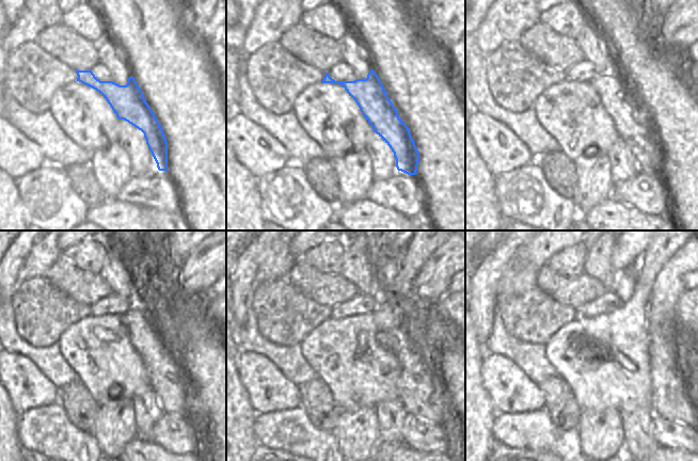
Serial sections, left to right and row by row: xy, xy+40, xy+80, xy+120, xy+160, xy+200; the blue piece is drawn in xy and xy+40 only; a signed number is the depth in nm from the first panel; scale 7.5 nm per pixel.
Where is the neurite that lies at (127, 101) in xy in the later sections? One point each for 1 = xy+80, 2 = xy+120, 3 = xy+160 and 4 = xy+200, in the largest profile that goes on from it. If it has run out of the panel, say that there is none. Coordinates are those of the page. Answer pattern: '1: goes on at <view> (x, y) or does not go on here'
1: goes on at xy+80 (634, 126)
2: goes on at xy+120 (163, 362)
3: goes on at xy+160 (411, 392)
4: goes on at xy+200 (682, 404)

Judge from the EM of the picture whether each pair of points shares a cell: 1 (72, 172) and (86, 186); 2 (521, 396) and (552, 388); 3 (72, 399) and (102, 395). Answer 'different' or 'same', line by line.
1: same
2: different
3: different

